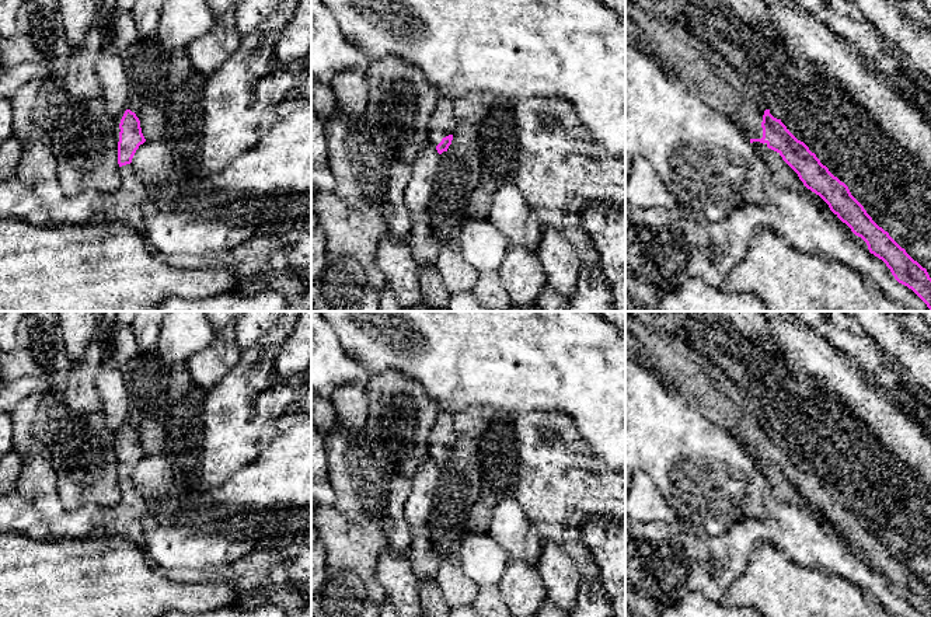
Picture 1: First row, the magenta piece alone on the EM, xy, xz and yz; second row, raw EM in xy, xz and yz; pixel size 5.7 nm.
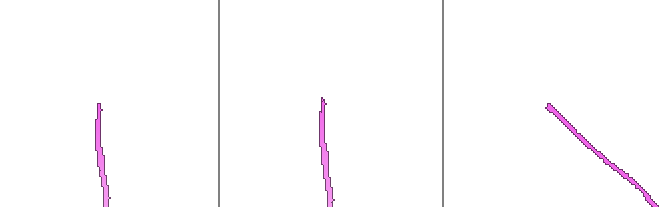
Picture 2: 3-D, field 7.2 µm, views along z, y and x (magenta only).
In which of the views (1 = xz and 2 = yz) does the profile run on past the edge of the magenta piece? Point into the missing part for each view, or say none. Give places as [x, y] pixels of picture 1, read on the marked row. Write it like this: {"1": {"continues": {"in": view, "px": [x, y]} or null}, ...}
{"1": {"continues": {"in": "xz", "px": [443, 121]}}, "2": {"continues": {"in": "yz", "px": [698, 66]}}}

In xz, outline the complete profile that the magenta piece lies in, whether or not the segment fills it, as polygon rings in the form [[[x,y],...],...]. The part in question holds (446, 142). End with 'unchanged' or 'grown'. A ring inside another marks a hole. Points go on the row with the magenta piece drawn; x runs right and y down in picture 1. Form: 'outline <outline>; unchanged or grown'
outline [[[439,97],[428,123],[429,143],[439,154],[447,151],[451,144],[456,126],[457,118],[454,114],[454,100],[449,97]]]; grown

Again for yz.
outline [[[625,0],[625,15],[673,76],[695,90],[711,108],[725,114],[750,143],[760,142],[777,151],[803,185],[819,195],[867,243],[869,252],[886,264],[895,279],[911,289],[931,311],[931,278],[927,269],[872,220],[848,187],[781,119],[770,114],[760,91],[680,24],[644,11],[634,0]]]; grown

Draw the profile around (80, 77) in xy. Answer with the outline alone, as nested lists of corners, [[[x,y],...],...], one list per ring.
[[[94,24],[81,45],[73,49],[63,70],[66,90],[79,98],[95,98],[101,95],[101,84],[95,72],[97,59],[102,52],[102,34]]]

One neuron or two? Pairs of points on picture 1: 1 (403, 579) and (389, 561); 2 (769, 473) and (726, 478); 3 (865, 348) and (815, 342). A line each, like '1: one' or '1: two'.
1: one
2: two
3: two

